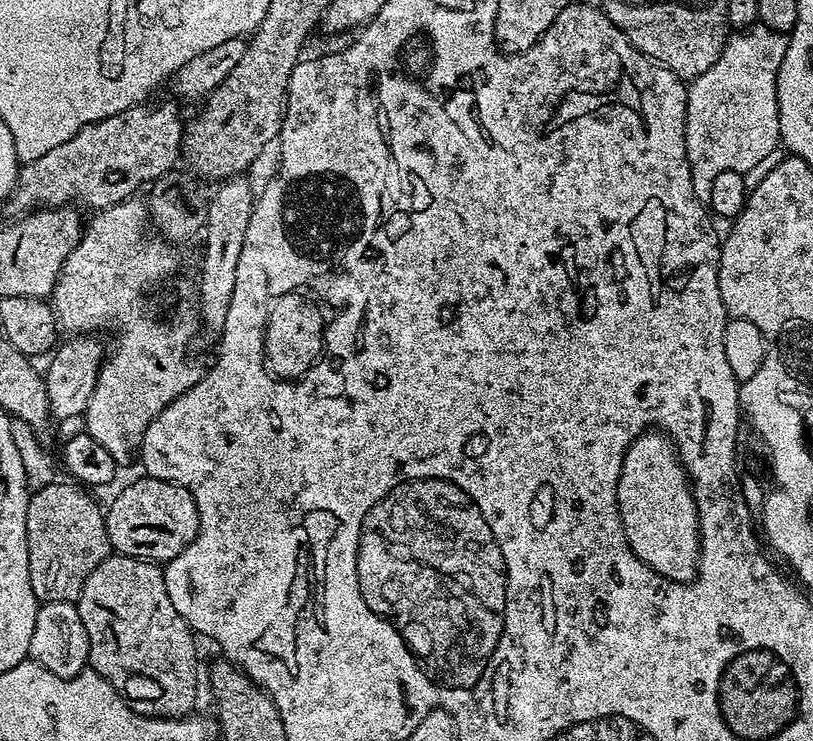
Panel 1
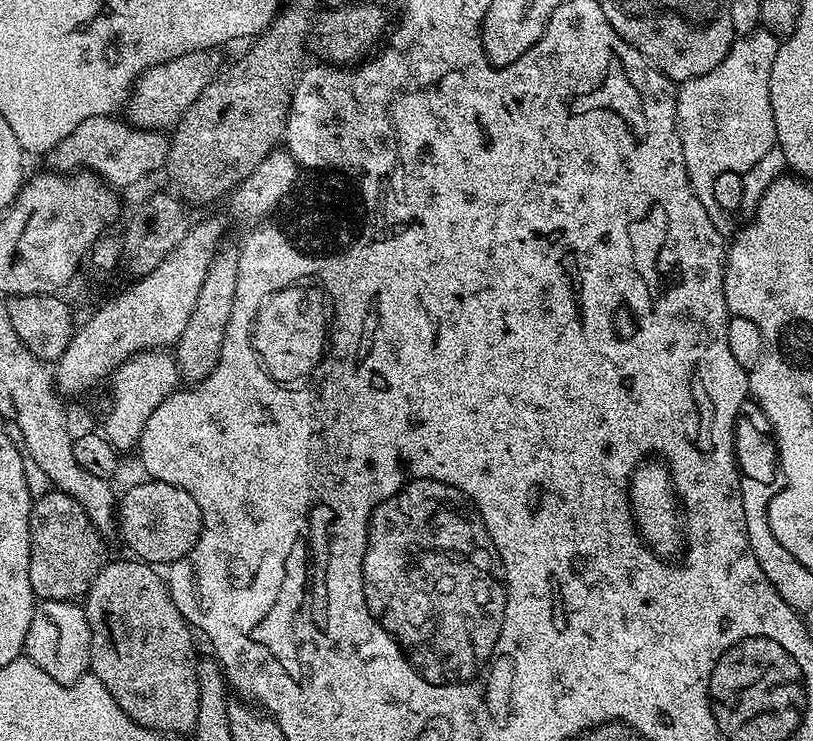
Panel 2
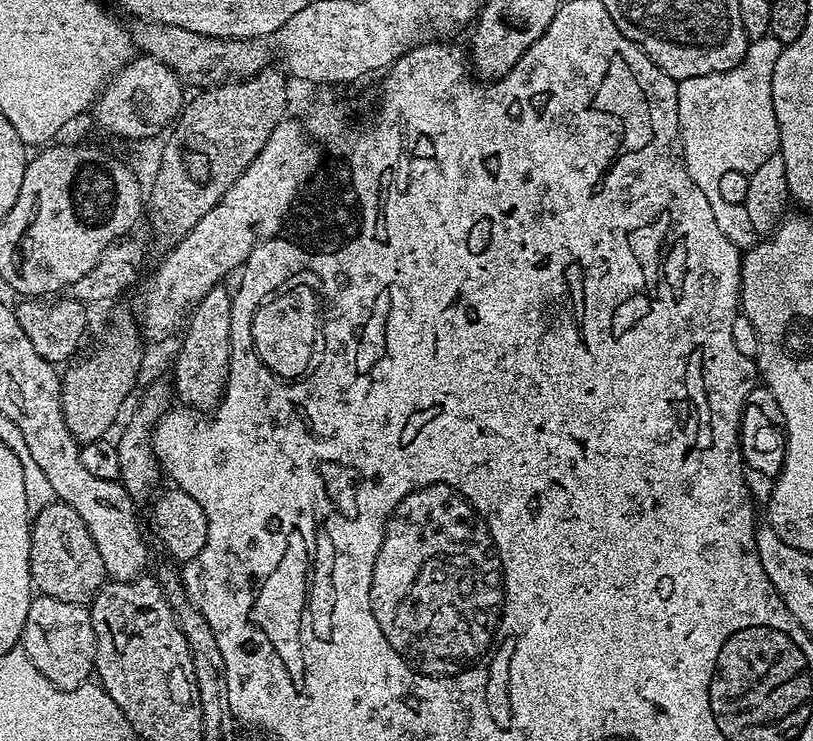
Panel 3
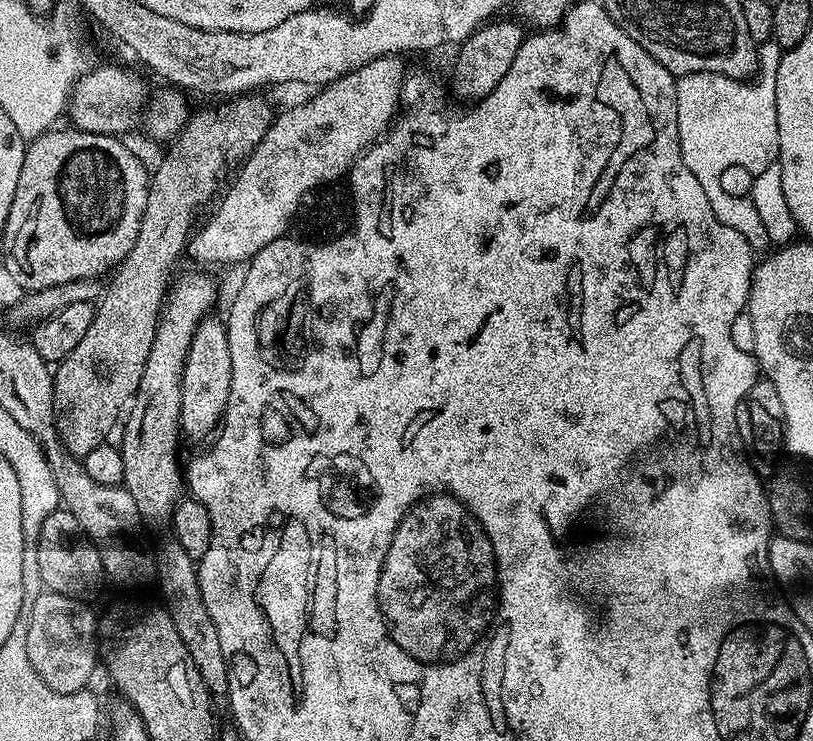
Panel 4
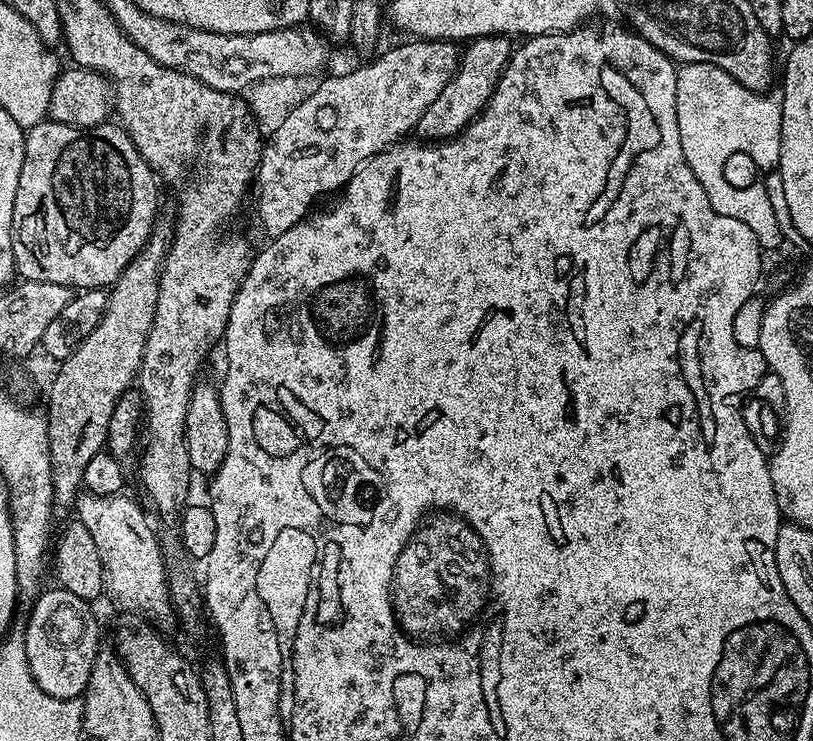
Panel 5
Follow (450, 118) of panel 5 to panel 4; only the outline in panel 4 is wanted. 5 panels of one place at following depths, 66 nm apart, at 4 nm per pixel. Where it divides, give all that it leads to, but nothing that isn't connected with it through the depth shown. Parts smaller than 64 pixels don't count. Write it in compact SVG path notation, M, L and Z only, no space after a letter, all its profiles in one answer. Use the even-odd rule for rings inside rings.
M493 18L481 28L476 28L470 38L466 38L459 45L456 56L456 65L452 68L452 88L456 96L464 102L475 102L490 94L502 78L506 78L506 70L514 66L514 58L518 50L523 46L526 32L519 28L521 25L515 19L500 20L504 18Z

